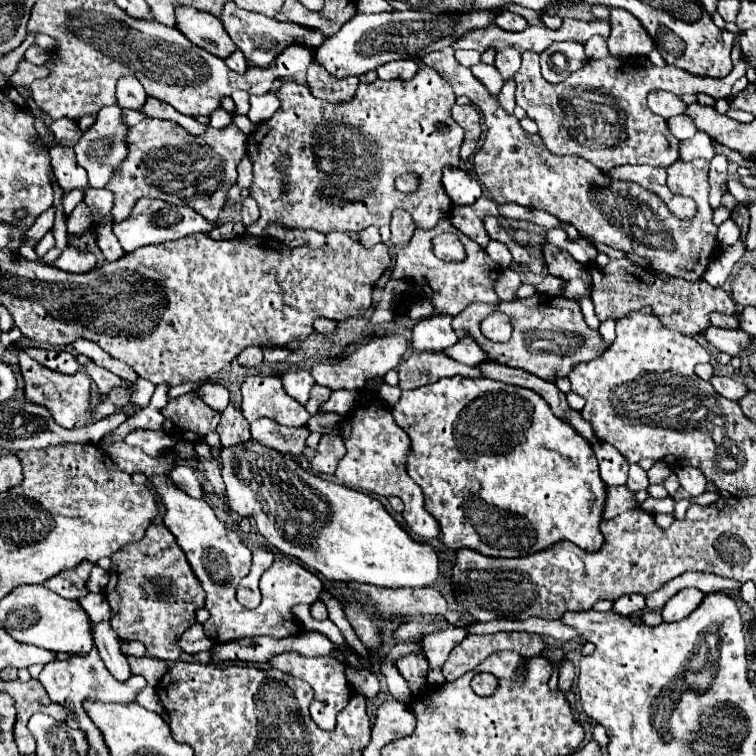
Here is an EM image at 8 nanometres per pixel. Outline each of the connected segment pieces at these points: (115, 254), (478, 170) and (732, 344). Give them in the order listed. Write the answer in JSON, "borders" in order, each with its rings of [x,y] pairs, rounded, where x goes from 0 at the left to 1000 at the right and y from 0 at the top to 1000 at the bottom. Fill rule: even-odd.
{"borders":[[[[147,296],[128,299],[128,302],[126,302],[126,317],[128,317],[128,325],[131,325],[131,331],[136,333],[136,339],[139,339],[142,347],[157,344],[157,341],[165,336],[163,328],[157,325],[157,317],[152,315],[152,310],[149,310],[149,304],[147,304]]],[[[586,63],[578,69],[578,74],[562,74],[557,77],[557,82],[562,82],[565,87],[570,87],[573,93],[578,93],[597,114],[599,122],[604,127],[618,127],[636,148],[642,156],[642,167],[644,167],[644,177],[642,177],[642,188],[639,196],[628,204],[628,233],[631,241],[639,246],[639,251],[644,251],[644,257],[657,267],[657,270],[689,270],[689,272],[700,272],[700,275],[713,275],[726,280],[729,286],[739,288],[742,294],[753,294],[758,296],[771,312],[784,315],[787,320],[798,320],[806,323],[808,328],[816,331],[827,331],[827,333],[840,333],[851,341],[858,341],[861,347],[880,347],[874,352],[866,352],[864,357],[874,357],[882,360],[888,365],[896,368],[906,368],[911,373],[927,370],[930,360],[935,357],[935,352],[943,344],[943,333],[951,328],[948,323],[948,299],[940,294],[943,278],[938,272],[938,214],[935,212],[914,212],[909,217],[896,214],[888,220],[888,228],[909,228],[909,262],[917,262],[922,270],[922,283],[914,291],[901,291],[893,283],[885,280],[885,275],[880,272],[880,267],[864,257],[856,254],[853,249],[848,249],[840,241],[808,241],[808,235],[803,235],[803,230],[798,230],[790,220],[782,220],[782,214],[766,209],[766,206],[737,206],[729,204],[724,198],[724,193],[718,193],[718,185],[713,183],[713,177],[697,177],[687,159],[679,151],[671,151],[657,132],[649,130],[649,124],[644,124],[644,116],[623,98],[620,90],[610,87],[597,63]]],[[[938,431],[935,437],[930,437],[930,444],[948,463],[962,466],[967,471],[975,471],[993,452],[993,444],[983,437],[962,437],[962,434],[946,434],[946,431]]]]}

